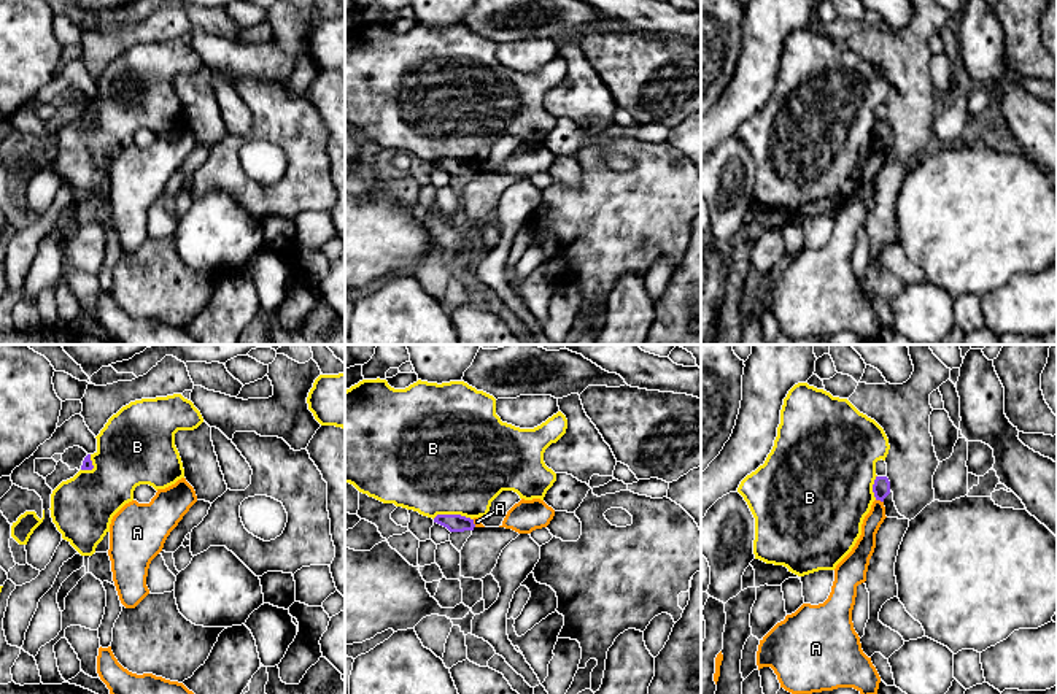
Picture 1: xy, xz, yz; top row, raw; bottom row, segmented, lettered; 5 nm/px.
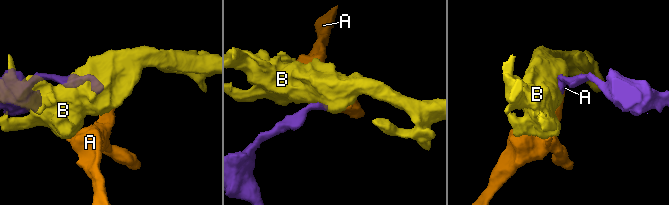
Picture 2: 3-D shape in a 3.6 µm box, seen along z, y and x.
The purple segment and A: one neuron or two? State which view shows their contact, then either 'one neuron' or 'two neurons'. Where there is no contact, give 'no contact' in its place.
yz | two neurons

